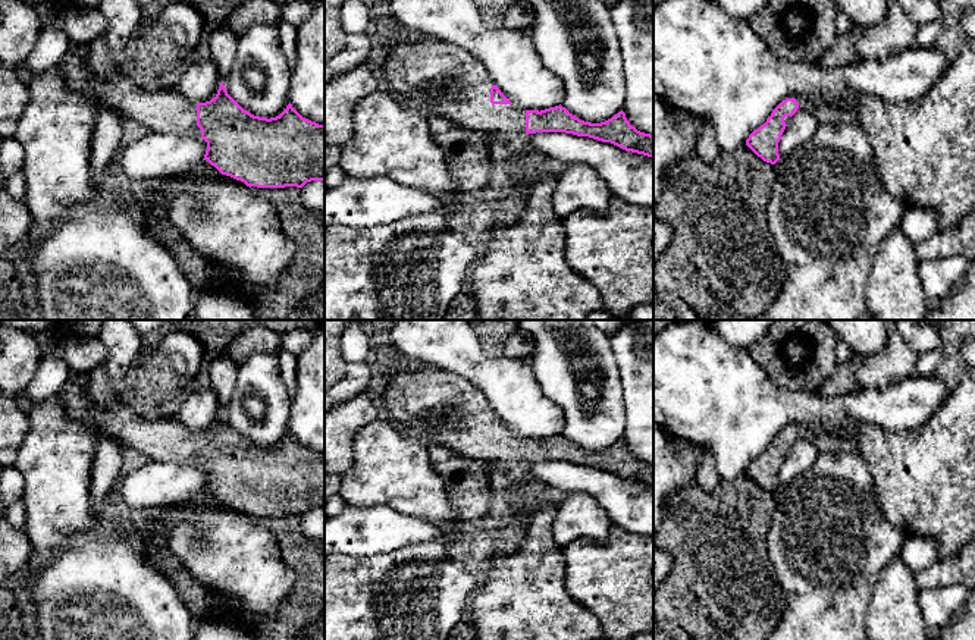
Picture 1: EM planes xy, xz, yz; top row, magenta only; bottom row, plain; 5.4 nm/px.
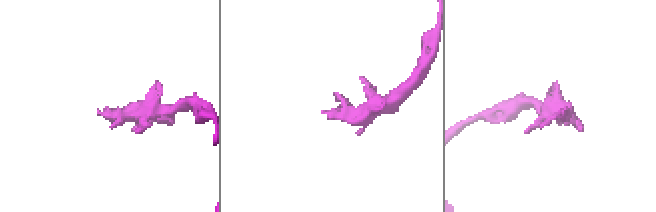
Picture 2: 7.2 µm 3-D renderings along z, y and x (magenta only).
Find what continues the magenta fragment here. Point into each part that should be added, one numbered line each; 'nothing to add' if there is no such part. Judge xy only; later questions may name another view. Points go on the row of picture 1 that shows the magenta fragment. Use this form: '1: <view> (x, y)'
1: xy (168, 110)

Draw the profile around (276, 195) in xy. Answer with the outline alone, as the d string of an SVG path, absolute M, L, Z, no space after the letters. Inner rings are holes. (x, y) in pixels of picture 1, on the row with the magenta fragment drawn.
M251 186L251 191L275 204L283 233L298 248L273 285L251 295L250 302L255 316L286 320L325 286L325 211L305 208L297 186Z

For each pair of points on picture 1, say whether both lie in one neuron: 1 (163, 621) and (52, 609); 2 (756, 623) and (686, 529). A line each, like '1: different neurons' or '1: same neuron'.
1: same neuron
2: same neuron

